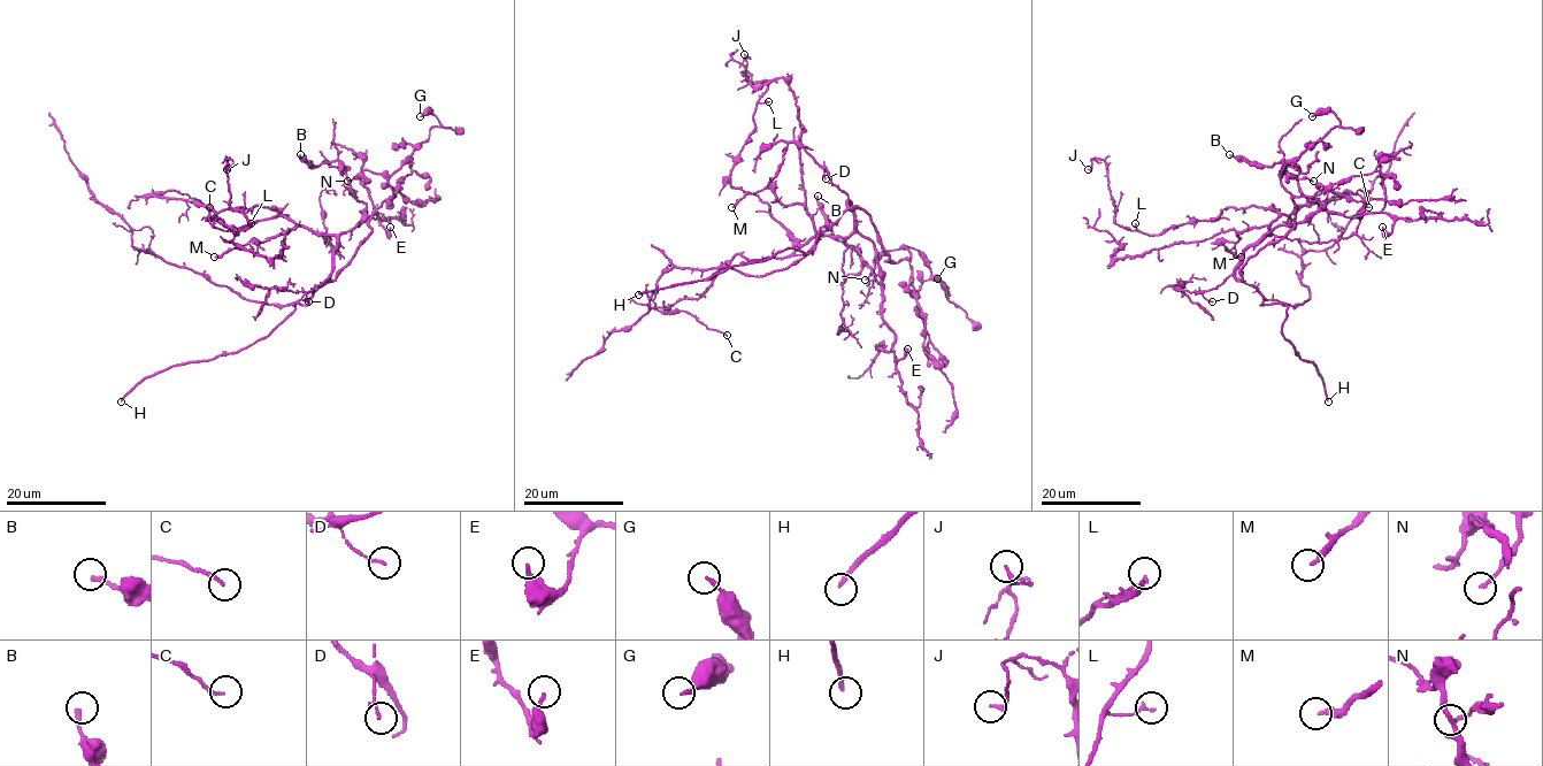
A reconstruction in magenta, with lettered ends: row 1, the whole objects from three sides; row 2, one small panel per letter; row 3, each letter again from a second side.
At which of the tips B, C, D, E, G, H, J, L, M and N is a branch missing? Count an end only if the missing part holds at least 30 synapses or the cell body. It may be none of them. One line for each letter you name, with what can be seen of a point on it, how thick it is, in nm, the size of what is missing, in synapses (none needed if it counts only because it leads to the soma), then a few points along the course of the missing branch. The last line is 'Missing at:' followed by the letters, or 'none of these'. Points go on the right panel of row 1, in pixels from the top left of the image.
H: Place: (1328, 401). Thickness 190 nm
Missing at: H

